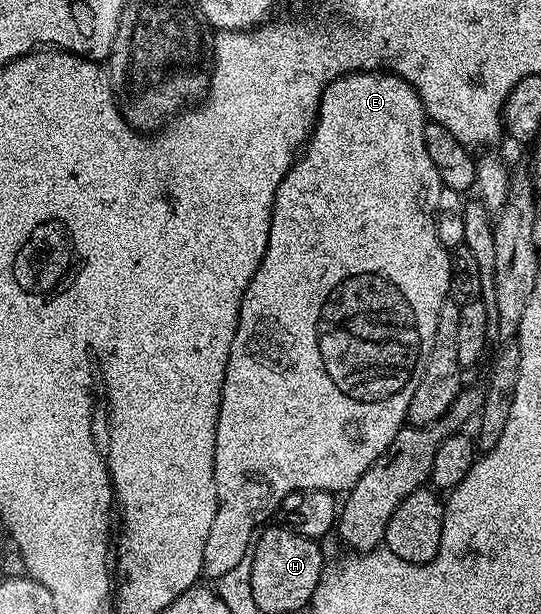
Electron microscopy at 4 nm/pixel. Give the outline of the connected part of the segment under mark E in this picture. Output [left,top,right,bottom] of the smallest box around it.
[202,71,452,580]

